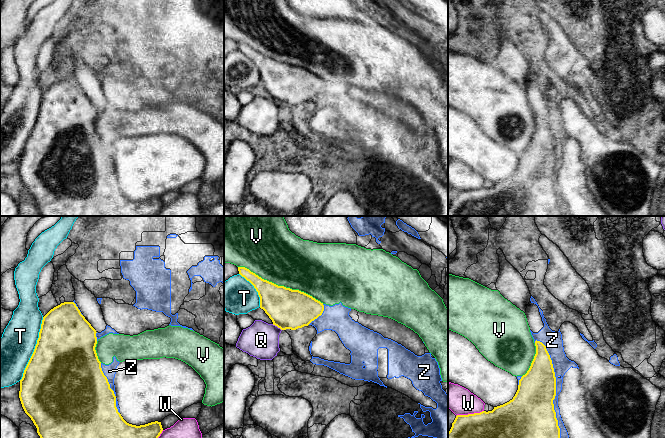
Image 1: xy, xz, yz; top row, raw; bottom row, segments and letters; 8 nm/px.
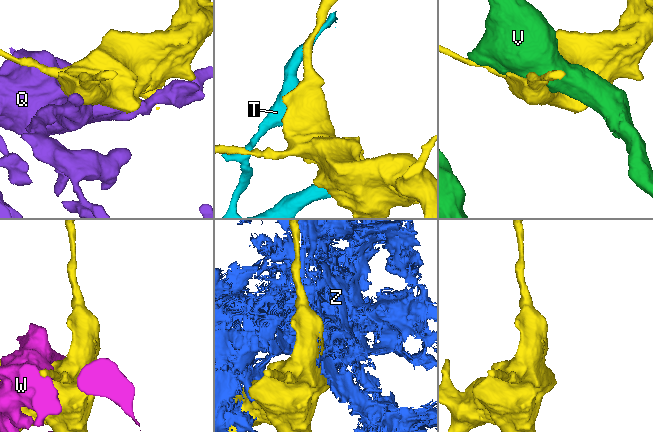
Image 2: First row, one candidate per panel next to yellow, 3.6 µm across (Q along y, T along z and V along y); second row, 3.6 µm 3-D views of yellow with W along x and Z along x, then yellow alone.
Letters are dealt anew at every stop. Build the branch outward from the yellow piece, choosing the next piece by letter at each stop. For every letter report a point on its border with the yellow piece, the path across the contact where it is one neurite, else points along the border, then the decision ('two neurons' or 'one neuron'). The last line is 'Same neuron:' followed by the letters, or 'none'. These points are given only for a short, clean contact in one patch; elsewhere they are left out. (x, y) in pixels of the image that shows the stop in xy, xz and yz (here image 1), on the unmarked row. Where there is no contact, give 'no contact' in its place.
Q: xz (277, 102) | two neurons
T: xy (34, 125) | two neurons
V: xz (281, 62) | two neurons
W: yz (469, 190) | two neurons
Z: yz (555, 164) | two neurons
Same neuron: none

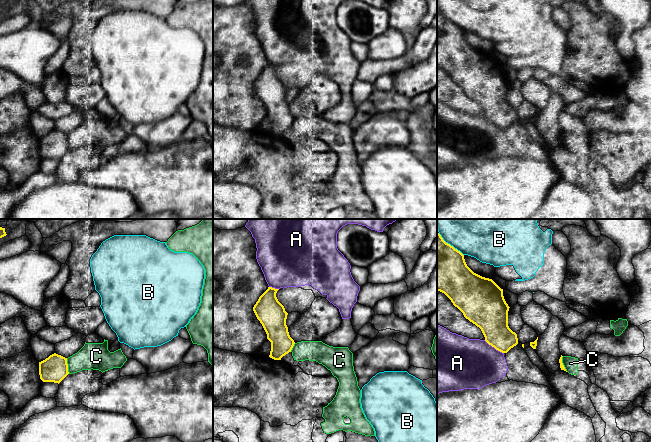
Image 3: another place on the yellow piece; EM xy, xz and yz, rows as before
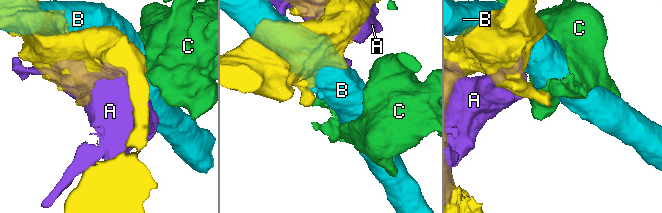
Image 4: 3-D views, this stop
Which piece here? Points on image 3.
A: yz (494, 123) | two neurons
B: yz (449, 20) | two neurons
C: xy (67, 142) | along xy (66, 134), (69, 149) | two neurons
Same neuron: none

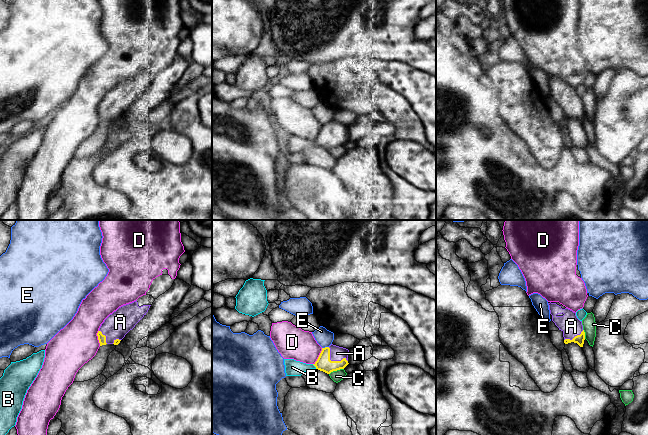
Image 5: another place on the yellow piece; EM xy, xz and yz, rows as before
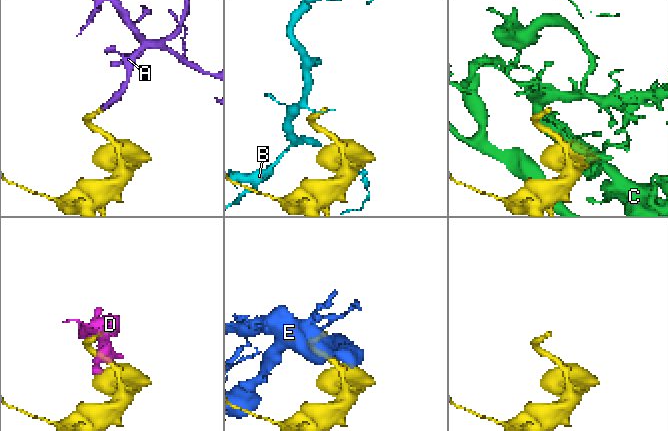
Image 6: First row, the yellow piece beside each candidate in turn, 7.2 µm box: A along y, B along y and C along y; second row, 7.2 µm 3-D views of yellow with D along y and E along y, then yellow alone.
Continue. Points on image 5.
A: xz (333, 137) | across xz (323, 139), (333, 137), (337, 129) | one neuron
B: xz (314, 141) | two neurons
C: xz (336, 146) | two neurons
D: xz (319, 132) | along xz (322, 124), (317, 136), (313, 140) | two neurons
E: xz (325, 123) | two neurons
Same neuron: A

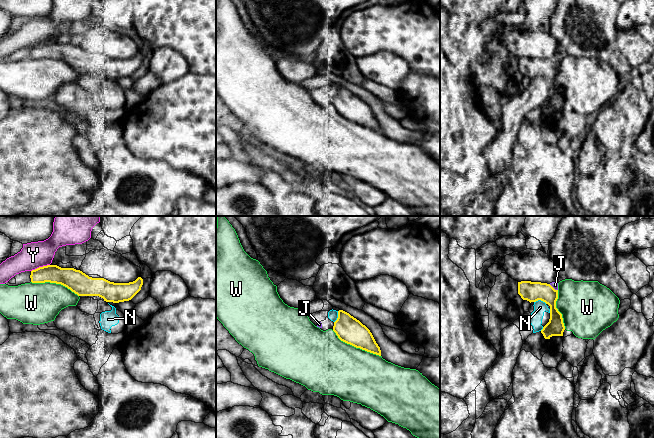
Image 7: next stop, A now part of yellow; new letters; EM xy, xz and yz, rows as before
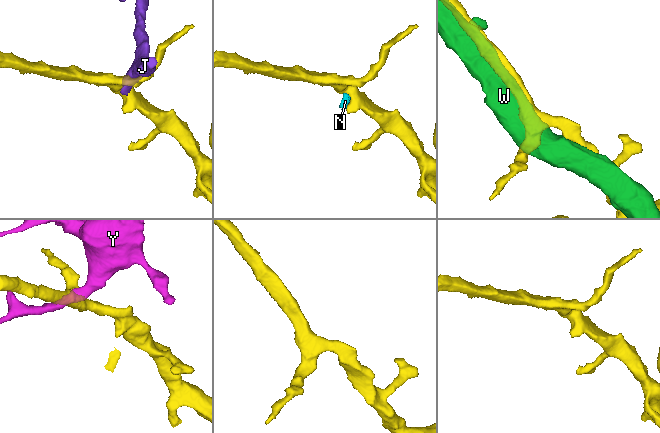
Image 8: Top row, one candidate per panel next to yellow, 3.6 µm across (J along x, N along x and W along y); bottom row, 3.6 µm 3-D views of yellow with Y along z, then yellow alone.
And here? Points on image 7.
J: yz (552, 63) | two neurons
N: yz (540, 75) | two neurons
W: xz (356, 123) | two neurons
Y: xy (40, 43) | two neurons
Same neuron: none

